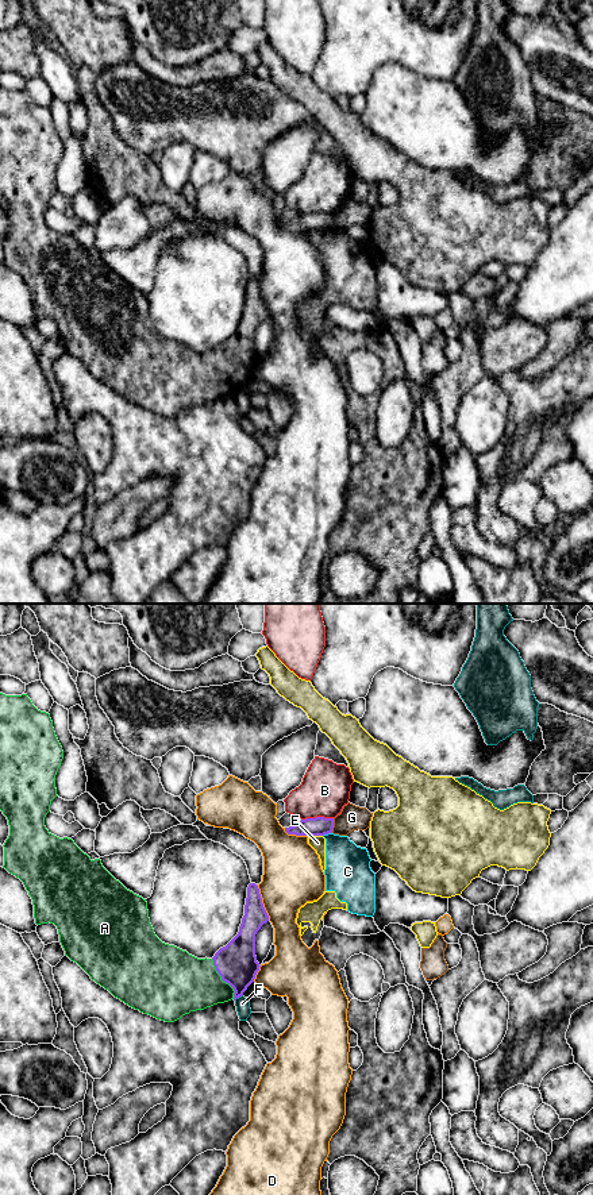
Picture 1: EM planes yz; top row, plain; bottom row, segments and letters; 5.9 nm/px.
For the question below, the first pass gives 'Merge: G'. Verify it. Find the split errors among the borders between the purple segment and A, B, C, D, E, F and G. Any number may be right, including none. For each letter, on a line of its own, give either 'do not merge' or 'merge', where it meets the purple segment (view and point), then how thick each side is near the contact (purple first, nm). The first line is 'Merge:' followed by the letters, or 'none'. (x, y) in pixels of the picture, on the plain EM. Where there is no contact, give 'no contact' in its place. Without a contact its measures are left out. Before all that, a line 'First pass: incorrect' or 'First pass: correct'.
First pass: incorrect
Merge: A
A: merge; contact yz (222, 374); calibres 240 and 360 nm
B: do not merge; contact yz (316, 212); calibres 110 and 300 nm
C: do not merge; contact yz (326, 228); calibres 110 and 280 nm
D: do not merge; contact yz (261, 297); calibres 140 and 360 nm
E: do not merge; contact yz (316, 230); calibres 110 and 90 nm
F: do not merge; contact yz (238, 392); calibres 240 and 90 nm
G: do not merge; contact yz (332, 220); calibres 110 and 150 nm

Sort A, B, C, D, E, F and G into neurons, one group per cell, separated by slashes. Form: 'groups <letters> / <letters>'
groups A / B / C E / D / F / G

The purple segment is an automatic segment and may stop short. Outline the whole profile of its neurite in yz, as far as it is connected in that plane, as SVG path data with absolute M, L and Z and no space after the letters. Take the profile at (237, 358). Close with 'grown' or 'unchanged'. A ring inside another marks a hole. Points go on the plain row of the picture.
M0 88L0 205L8 215L4 261L19 273L34 300L35 319L54 319L59 338L97 379L130 402L165 417L243 390L259 366L255 329L269 311L255 278L247 282L238 329L212 354L197 354L162 338L150 319L147 297L127 285L72 234L59 234L45 221L51 196L58 192L55 170L63 154L50 109L38 105L27 89Z; grown

